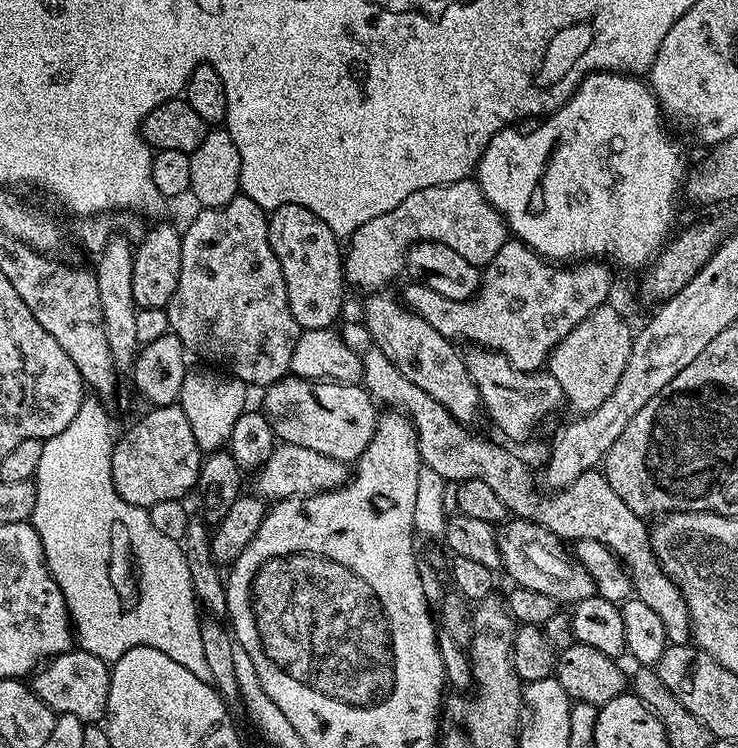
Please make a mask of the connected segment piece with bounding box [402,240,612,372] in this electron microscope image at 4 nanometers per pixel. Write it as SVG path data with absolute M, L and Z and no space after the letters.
M517 240L505 243L491 262L483 267L481 287L475 297L468 300L443 298L429 288L415 282L409 283L402 300L411 311L414 311L428 322L432 328L453 342L468 340L476 346L505 356L516 369L523 372L539 371L545 367L546 361L552 355L552 350L570 334L578 322L591 316L593 310L609 303L608 295L612 292L612 276L603 268L605 265L599 259L593 258L571 266L553 266L543 256L536 253Z

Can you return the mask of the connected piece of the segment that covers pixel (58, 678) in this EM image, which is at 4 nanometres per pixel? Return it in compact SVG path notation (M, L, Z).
M73 650L47 661L31 677L30 687L53 712L61 716L74 714L74 718L85 722L100 722L108 710L111 677L109 661L83 650Z

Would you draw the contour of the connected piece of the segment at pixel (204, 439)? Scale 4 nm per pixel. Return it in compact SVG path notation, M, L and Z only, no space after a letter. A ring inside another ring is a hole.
M220 370L212 371L216 372L189 371L182 382L178 401L181 410L186 414L187 420L190 421L190 430L194 430L194 442L198 442L201 453L204 454L223 449L229 443L228 440L234 422L245 412L247 404L244 403L247 402L248 392L250 392L249 385L243 384L237 376L225 374Z

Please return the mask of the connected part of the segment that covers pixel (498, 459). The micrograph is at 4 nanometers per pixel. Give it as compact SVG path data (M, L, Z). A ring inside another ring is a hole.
M363 323L348 324L345 328L341 327L339 333L346 342L346 346L350 346L350 350L354 350L358 354L358 358L362 362L362 384L368 389L368 394L373 401L380 406L388 404L384 406L392 410L403 410L408 419L412 421L412 426L416 430L416 445L420 451L421 465L440 474L445 482L462 480L486 482L494 489L494 494L498 494L498 498L508 507L508 511L513 517L522 520L535 520L536 523L543 524L549 532L553 532L561 541L597 540L602 542L602 546L610 549L628 571L635 599L646 602L646 606L650 606L650 610L654 610L654 614L658 614L658 618L662 618L662 626L670 638L676 636L676 628L687 629L689 627L688 607L683 596L680 595L680 591L676 588L676 583L660 569L660 564L652 552L651 539L646 535L645 517L634 514L634 510L630 510L630 506L626 506L626 502L622 502L622 498L618 498L618 494L614 494L614 486L610 486L610 482L606 482L606 478L602 474L592 474L587 478L577 480L569 488L563 489L557 495L560 496L557 500L551 500L548 496L539 496L536 493L536 484L532 481L531 470L518 457L511 456L506 449L499 448L498 445L491 444L490 441L483 440L480 436L475 436L472 430L459 424L441 404L434 402L422 390L418 390L418 386L410 383L396 369L394 362L390 362L390 358L386 358L386 354L382 354L382 350L373 342L372 336Z

